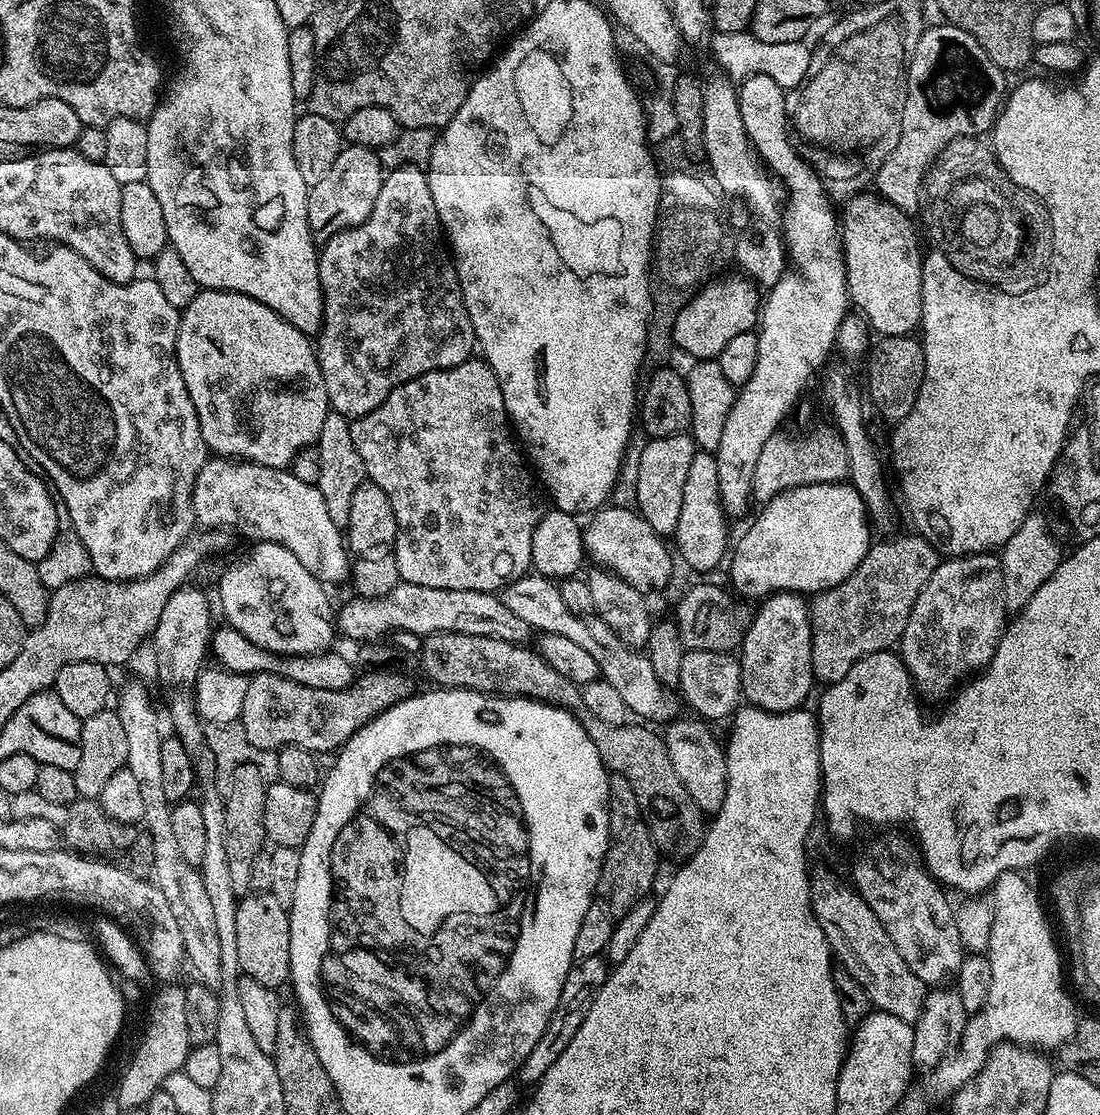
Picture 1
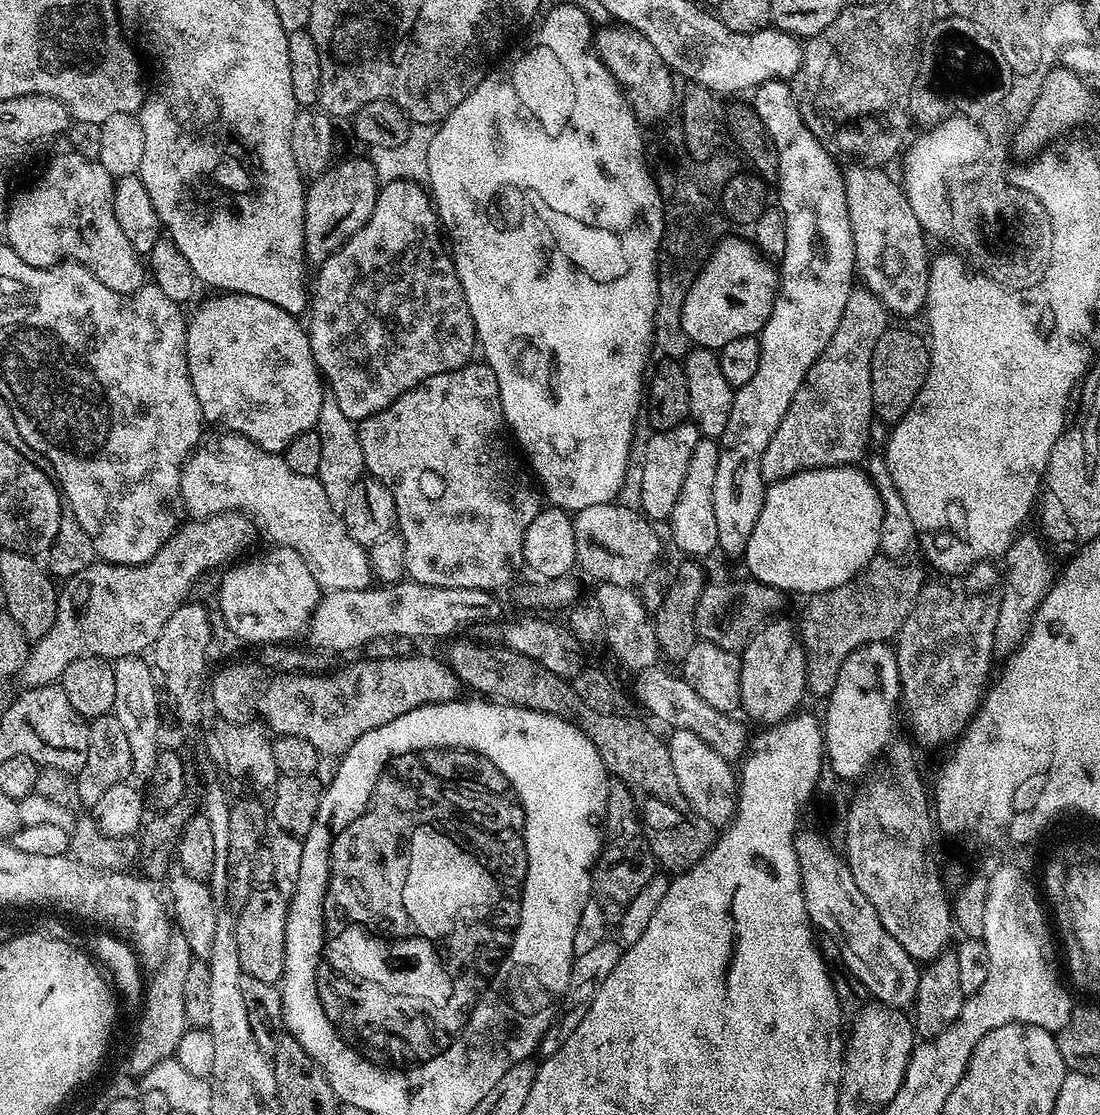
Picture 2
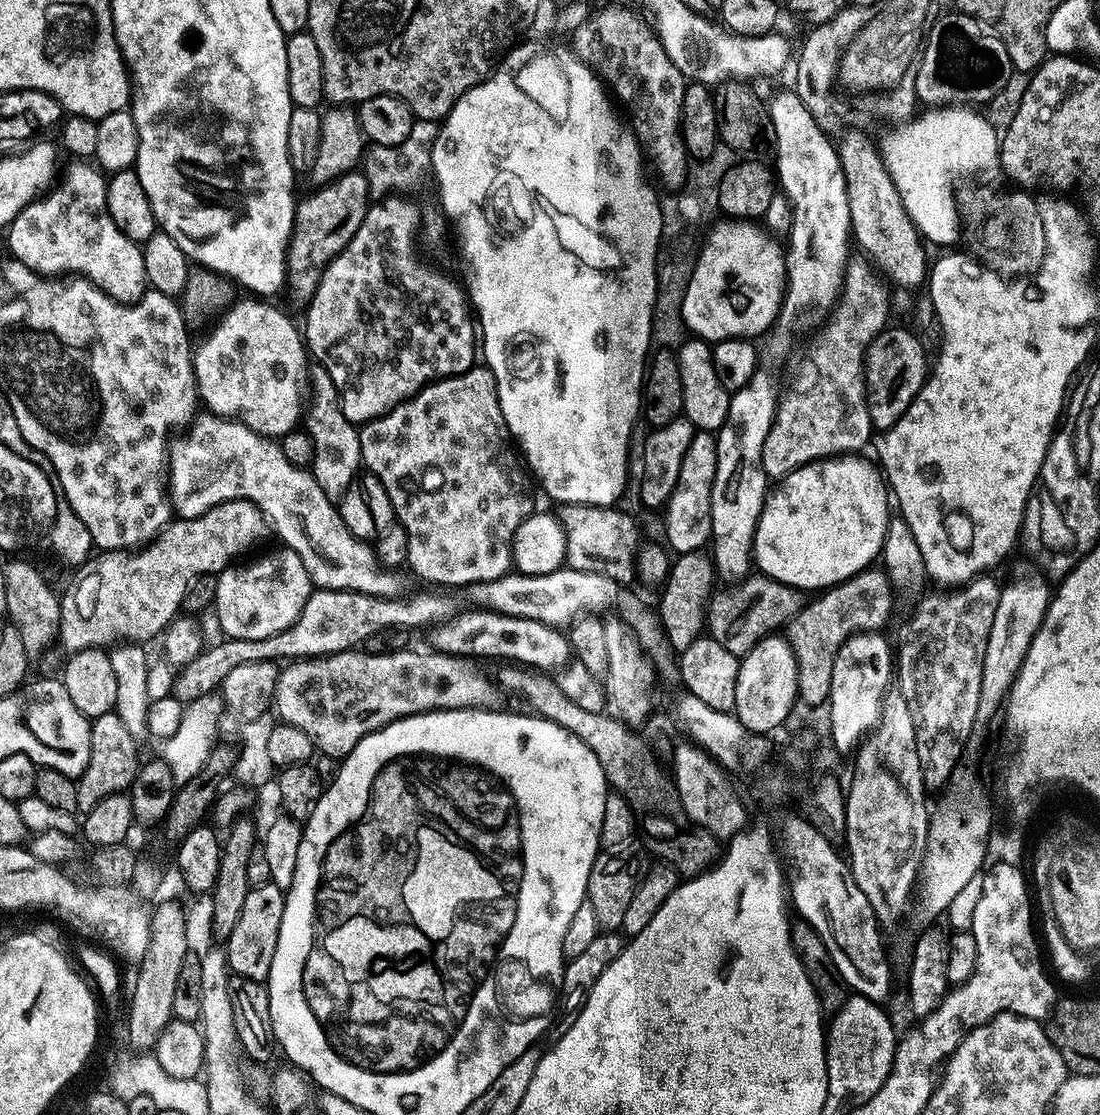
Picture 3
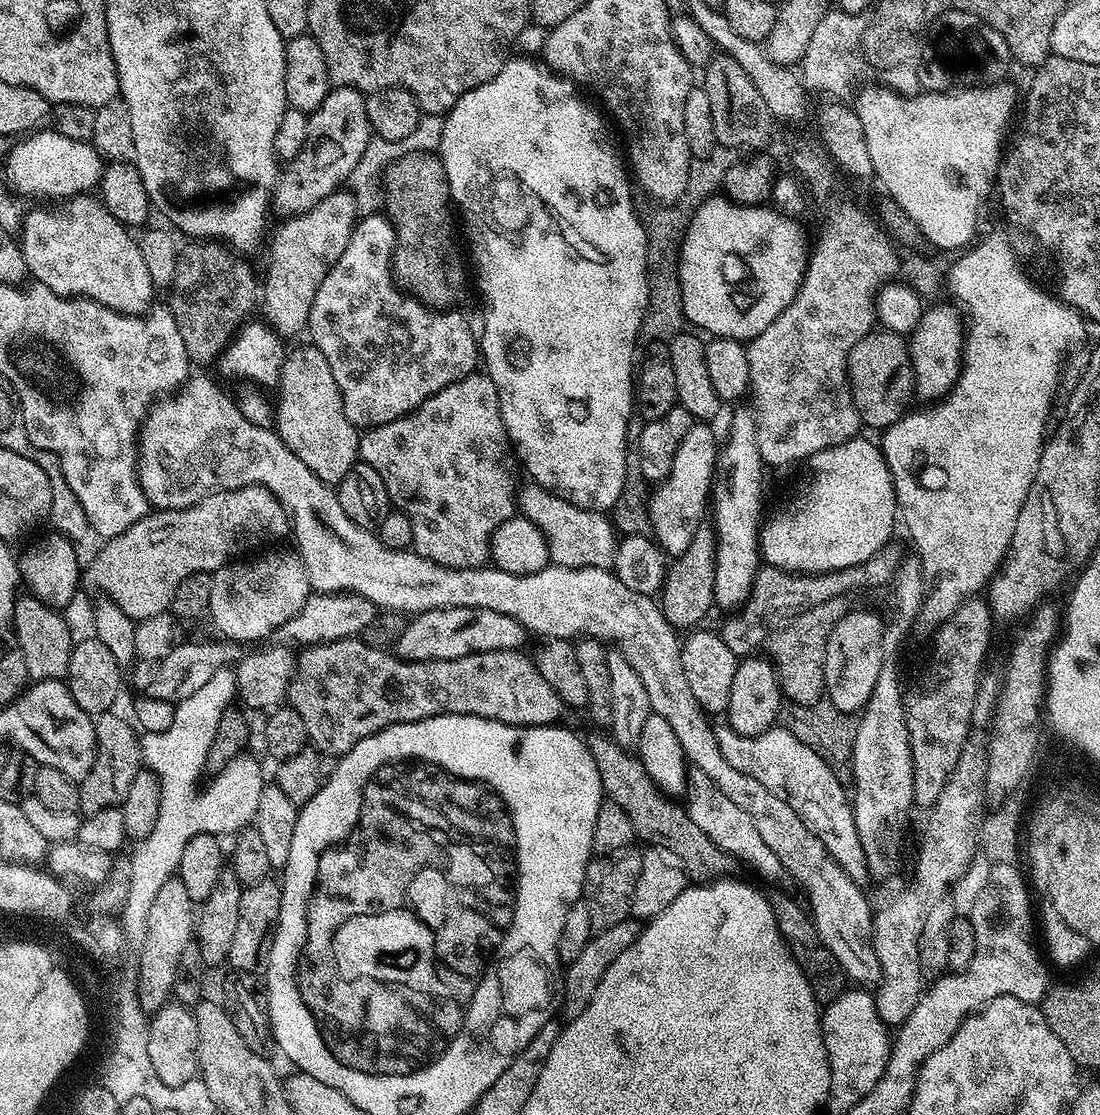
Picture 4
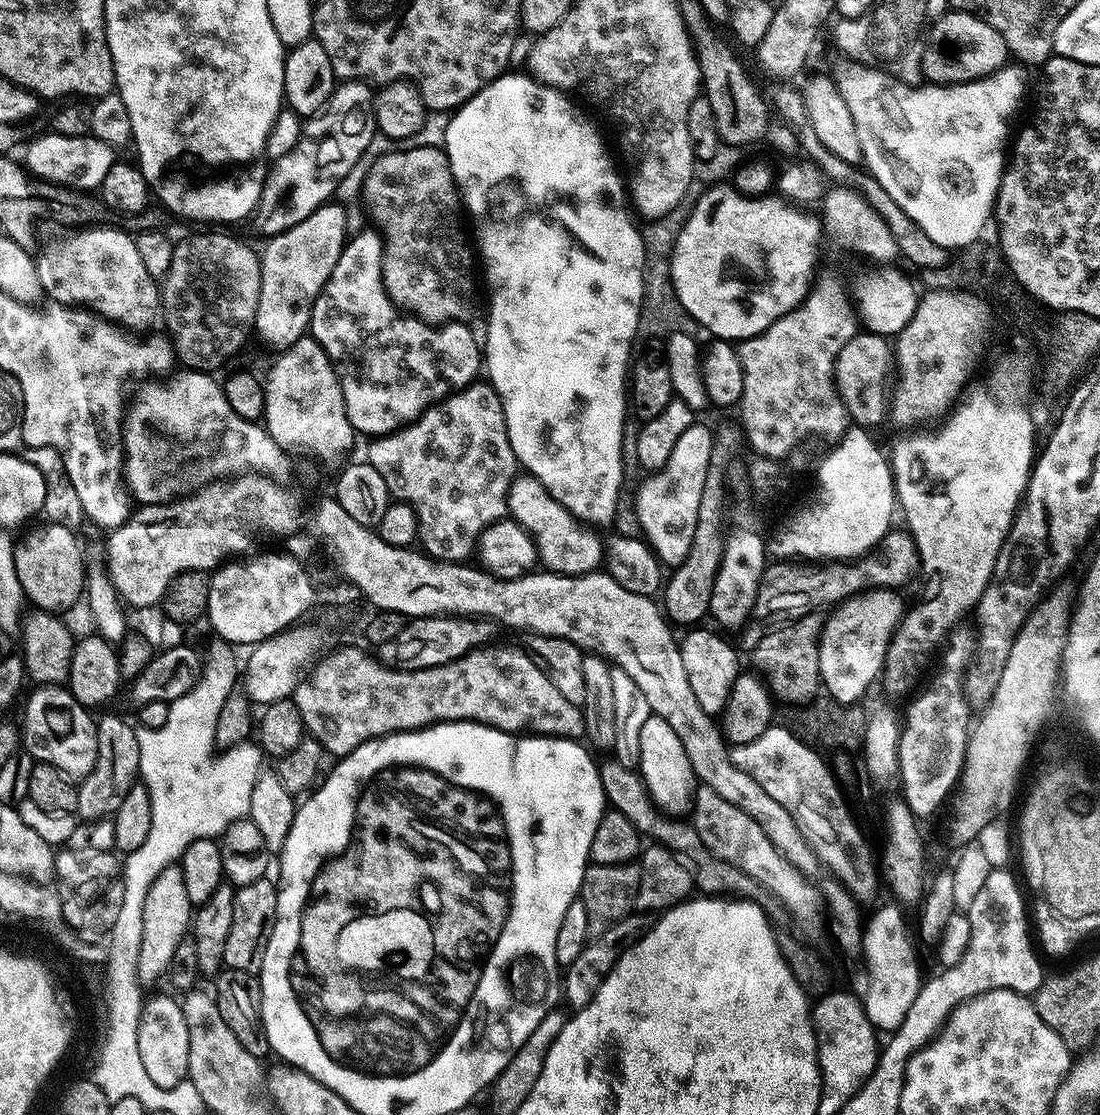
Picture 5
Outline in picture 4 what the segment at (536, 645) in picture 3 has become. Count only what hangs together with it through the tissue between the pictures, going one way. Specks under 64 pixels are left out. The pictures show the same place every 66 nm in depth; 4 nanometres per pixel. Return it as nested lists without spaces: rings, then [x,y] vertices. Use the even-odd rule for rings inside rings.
[[[431,608],[428,612],[413,615],[405,623],[394,652],[400,659],[412,662],[453,660],[490,650],[515,652],[523,649],[525,647],[523,644],[528,639],[530,639],[528,629],[522,627],[517,620],[506,614],[498,614],[498,610]]]

